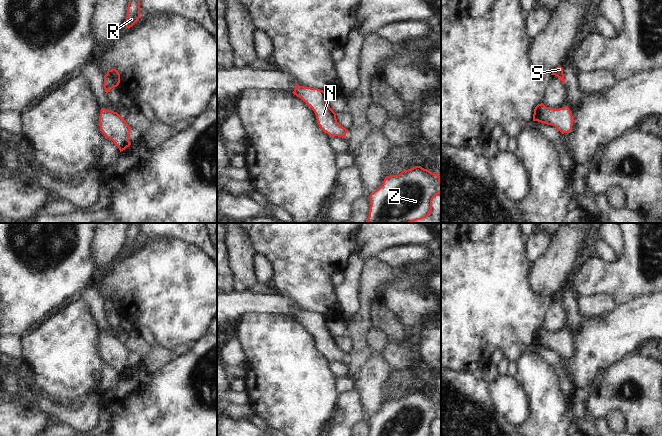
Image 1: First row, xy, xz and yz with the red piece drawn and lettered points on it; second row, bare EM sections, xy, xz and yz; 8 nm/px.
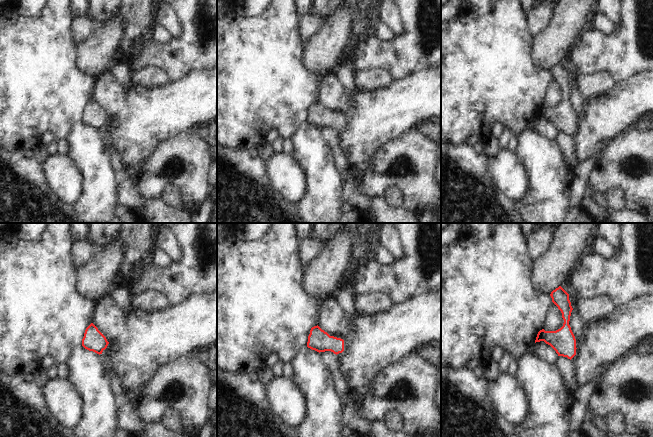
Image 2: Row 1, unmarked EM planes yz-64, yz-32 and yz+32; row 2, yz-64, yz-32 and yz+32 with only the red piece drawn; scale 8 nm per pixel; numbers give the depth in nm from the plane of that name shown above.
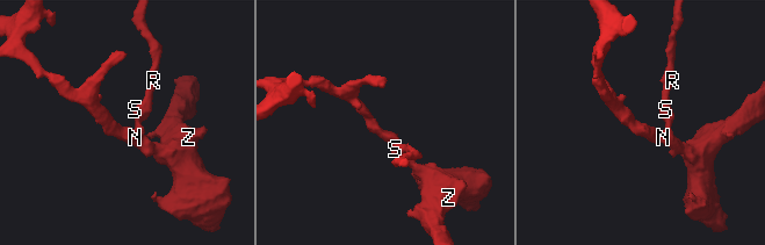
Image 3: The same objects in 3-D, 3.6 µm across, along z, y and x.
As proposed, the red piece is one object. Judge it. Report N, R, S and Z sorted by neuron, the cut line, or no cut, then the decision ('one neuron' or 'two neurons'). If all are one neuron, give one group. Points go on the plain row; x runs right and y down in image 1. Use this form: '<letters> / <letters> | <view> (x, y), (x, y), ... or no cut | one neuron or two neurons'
N R S Z | no cut | one neuron

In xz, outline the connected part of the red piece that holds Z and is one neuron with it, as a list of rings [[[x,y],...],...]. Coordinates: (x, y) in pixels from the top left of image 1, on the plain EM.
[[[415,390],[399,399],[386,400],[383,408],[370,418],[369,436],[431,436],[432,425],[441,416],[439,397]]]

